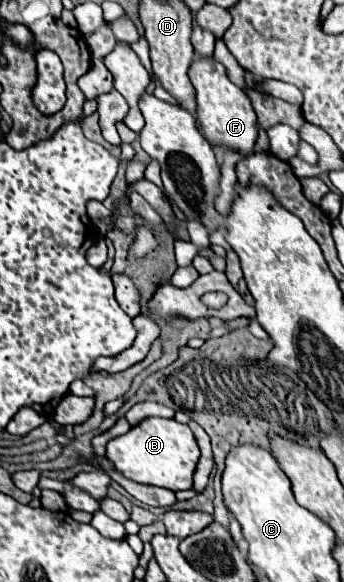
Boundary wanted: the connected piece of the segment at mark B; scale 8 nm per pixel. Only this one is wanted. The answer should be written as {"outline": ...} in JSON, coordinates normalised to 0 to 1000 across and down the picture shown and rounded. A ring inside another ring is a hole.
{"outline":[[[424,718],[366,746],[343,749],[343,756],[355,763],[337,763],[337,773],[331,756],[314,759],[308,787],[360,821],[416,833],[494,838],[506,845],[558,838],[558,814],[581,787],[581,770],[547,729],[523,729],[506,718]],[[529,790],[541,790],[541,811],[529,811]],[[471,811],[517,811],[517,818],[471,818]]]}

